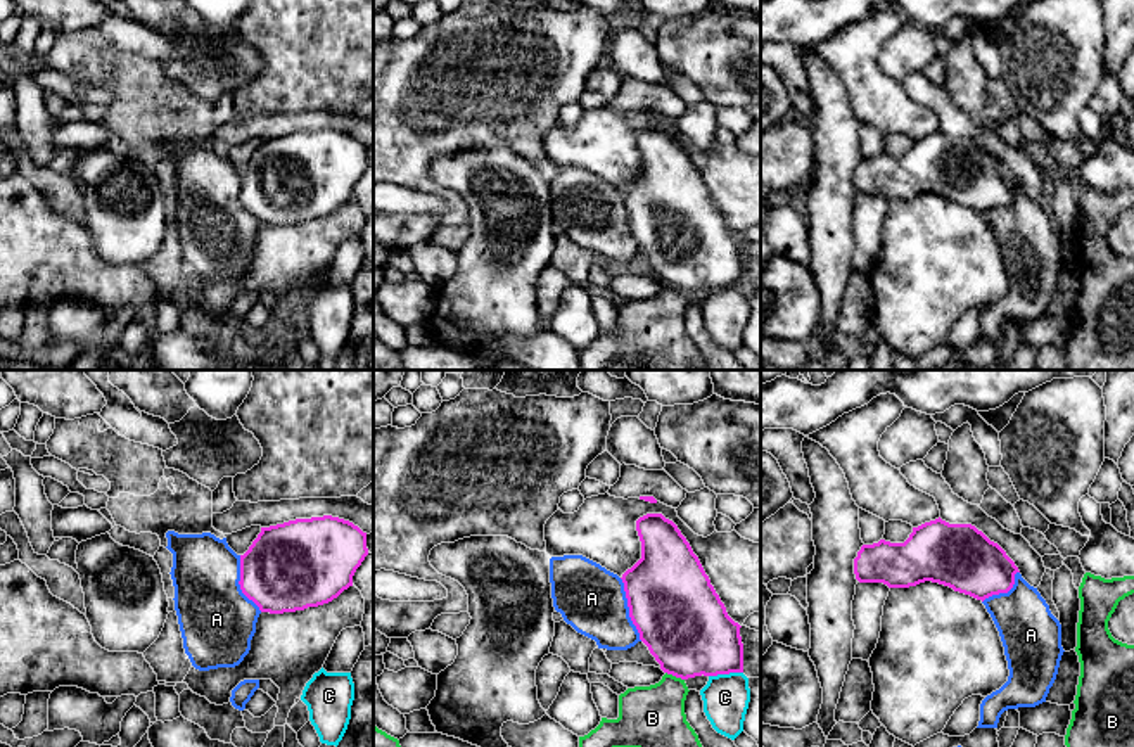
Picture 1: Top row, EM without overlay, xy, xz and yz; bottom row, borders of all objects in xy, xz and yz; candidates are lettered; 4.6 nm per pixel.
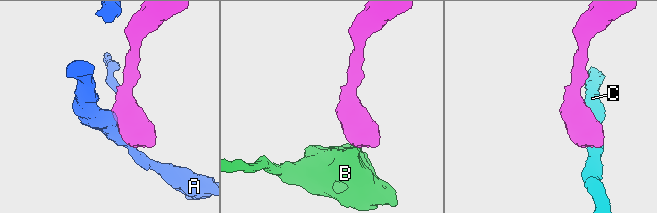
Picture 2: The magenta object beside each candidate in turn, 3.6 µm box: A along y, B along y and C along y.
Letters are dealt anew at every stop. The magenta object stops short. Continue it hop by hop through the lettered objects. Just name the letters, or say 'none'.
none

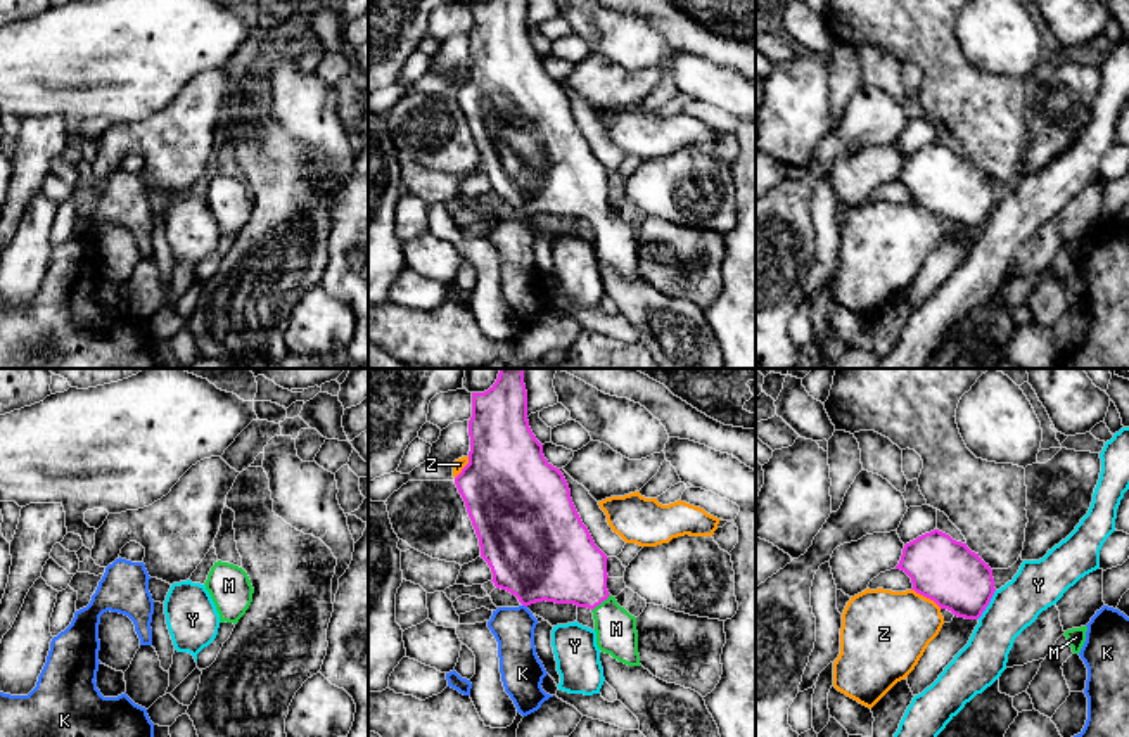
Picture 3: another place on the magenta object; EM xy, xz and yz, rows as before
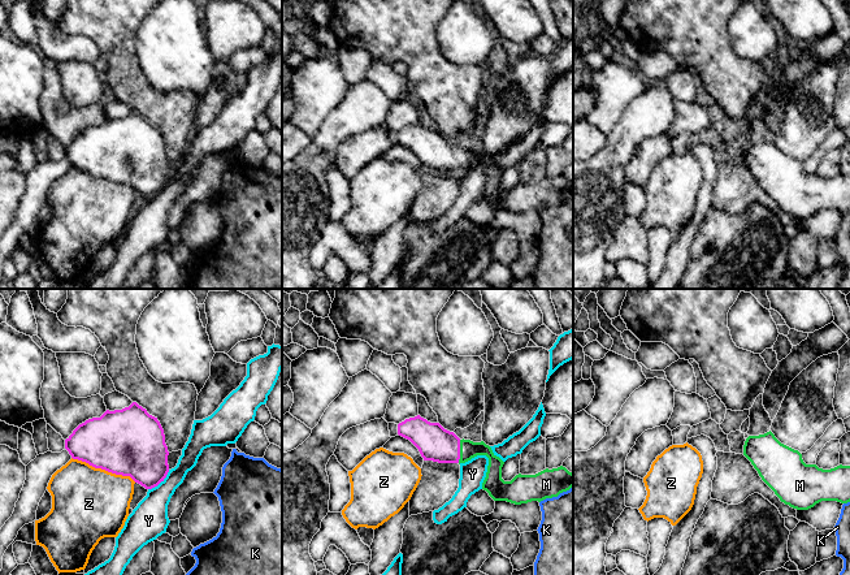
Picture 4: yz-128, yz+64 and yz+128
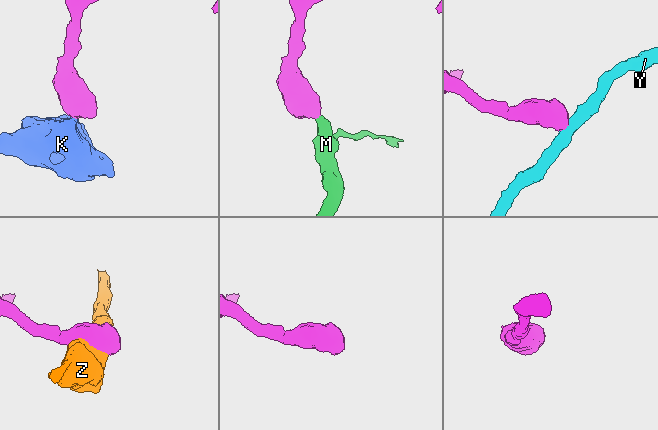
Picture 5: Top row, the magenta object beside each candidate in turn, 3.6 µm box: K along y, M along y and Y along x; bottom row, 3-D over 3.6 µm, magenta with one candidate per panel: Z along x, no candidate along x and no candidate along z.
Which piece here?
M

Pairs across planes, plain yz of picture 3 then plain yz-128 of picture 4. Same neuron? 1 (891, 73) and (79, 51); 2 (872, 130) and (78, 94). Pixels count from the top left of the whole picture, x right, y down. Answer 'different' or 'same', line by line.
1: same
2: same

